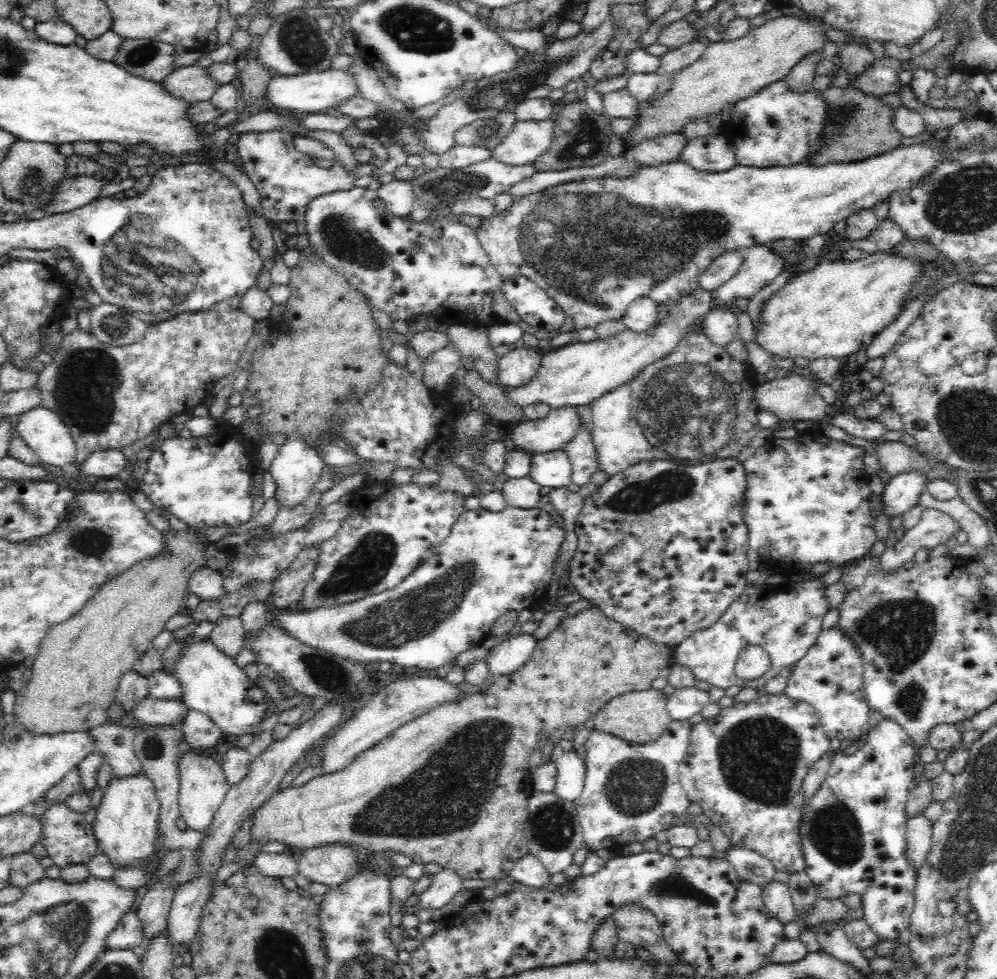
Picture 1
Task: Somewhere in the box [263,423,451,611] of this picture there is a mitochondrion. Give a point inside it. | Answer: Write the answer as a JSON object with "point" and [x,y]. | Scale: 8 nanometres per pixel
{"point":[369,560]}

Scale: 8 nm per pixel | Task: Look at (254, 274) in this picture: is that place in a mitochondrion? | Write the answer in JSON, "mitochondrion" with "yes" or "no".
{"mitochondrion":"no"}

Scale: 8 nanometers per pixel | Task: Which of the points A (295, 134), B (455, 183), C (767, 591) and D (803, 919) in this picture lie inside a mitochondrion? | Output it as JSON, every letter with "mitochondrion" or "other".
{"A":"other","B":"mitochondrion","C":"other","D":"other"}

